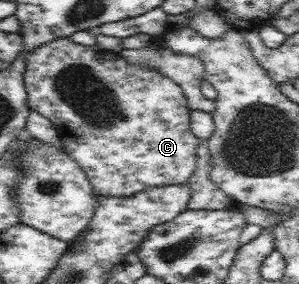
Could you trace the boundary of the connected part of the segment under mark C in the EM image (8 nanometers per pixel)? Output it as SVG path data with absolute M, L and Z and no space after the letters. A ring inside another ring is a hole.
M75 37L56 38L28 54L24 70L24 85L28 94L28 105L52 122L52 126L57 130L64 144L65 153L73 158L73 161L77 162L77 165L85 172L96 196L125 197L153 187L186 184L191 179L192 174L195 173L197 169L196 151L200 146L204 146L205 140L198 139L193 134L190 124L192 110L188 107L181 86L173 82L173 79L152 68L152 66L127 62L120 54L102 49L96 44L95 46L83 46L76 41Z

